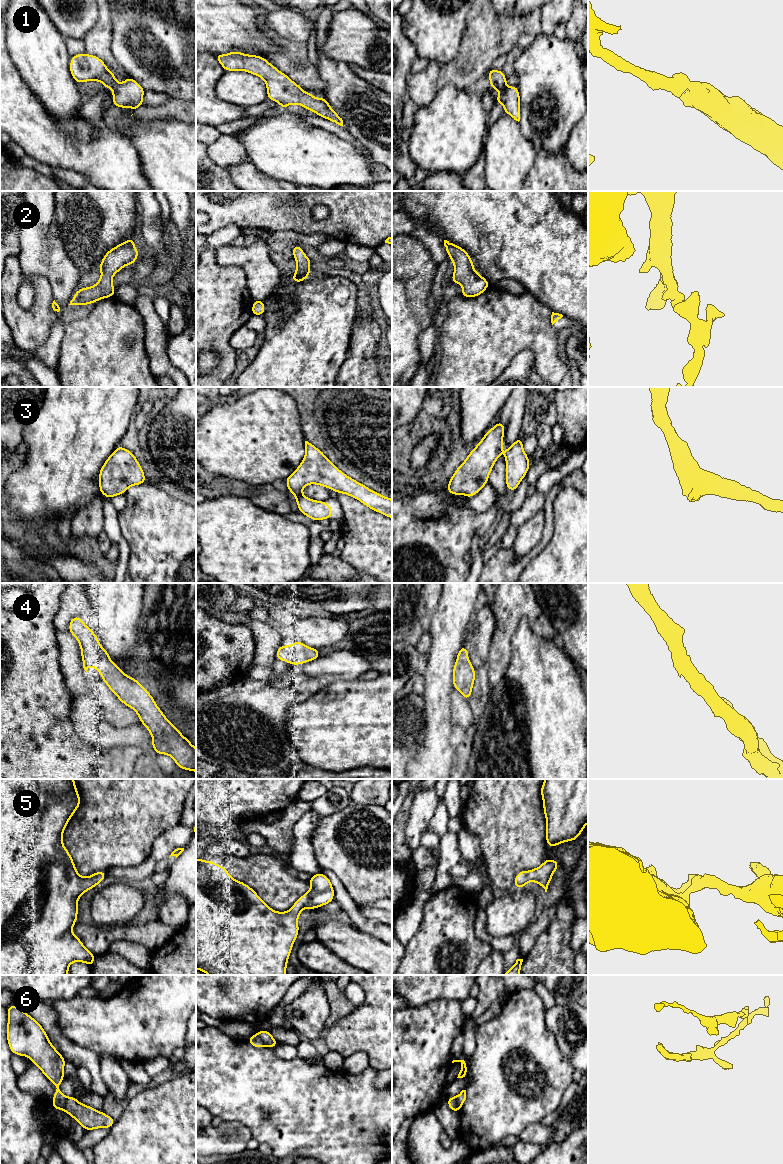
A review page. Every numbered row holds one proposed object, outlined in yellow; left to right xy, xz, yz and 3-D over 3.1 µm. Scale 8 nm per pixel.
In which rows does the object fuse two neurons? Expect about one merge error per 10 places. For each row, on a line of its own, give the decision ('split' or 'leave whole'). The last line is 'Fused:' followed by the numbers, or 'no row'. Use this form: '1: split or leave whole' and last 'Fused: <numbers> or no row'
1: leave whole
2: leave whole
3: leave whole
4: leave whole
5: leave whole
6: split
Fused: 6

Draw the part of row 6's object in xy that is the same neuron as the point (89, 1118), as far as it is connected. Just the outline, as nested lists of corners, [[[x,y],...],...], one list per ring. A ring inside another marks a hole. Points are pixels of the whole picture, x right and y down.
[[[73,1096],[67,1097],[63,1110],[86,1131],[98,1128],[111,1128],[116,1121],[107,1114],[82,1104]]]

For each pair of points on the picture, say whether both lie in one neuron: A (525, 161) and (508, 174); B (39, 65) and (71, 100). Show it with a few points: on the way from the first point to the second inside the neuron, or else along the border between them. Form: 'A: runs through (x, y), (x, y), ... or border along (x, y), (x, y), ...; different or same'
A: runs through (521, 161), (512, 170); same
B: runs through (47, 74), (62, 91); same

